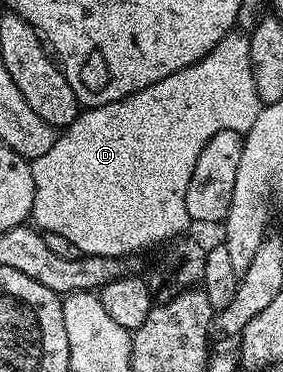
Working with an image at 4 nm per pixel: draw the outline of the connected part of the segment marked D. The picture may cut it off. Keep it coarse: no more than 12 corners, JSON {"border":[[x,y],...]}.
{"border":[[246,32],[84,108],[31,162],[30,220],[130,258],[193,225],[217,131],[261,102]]}

